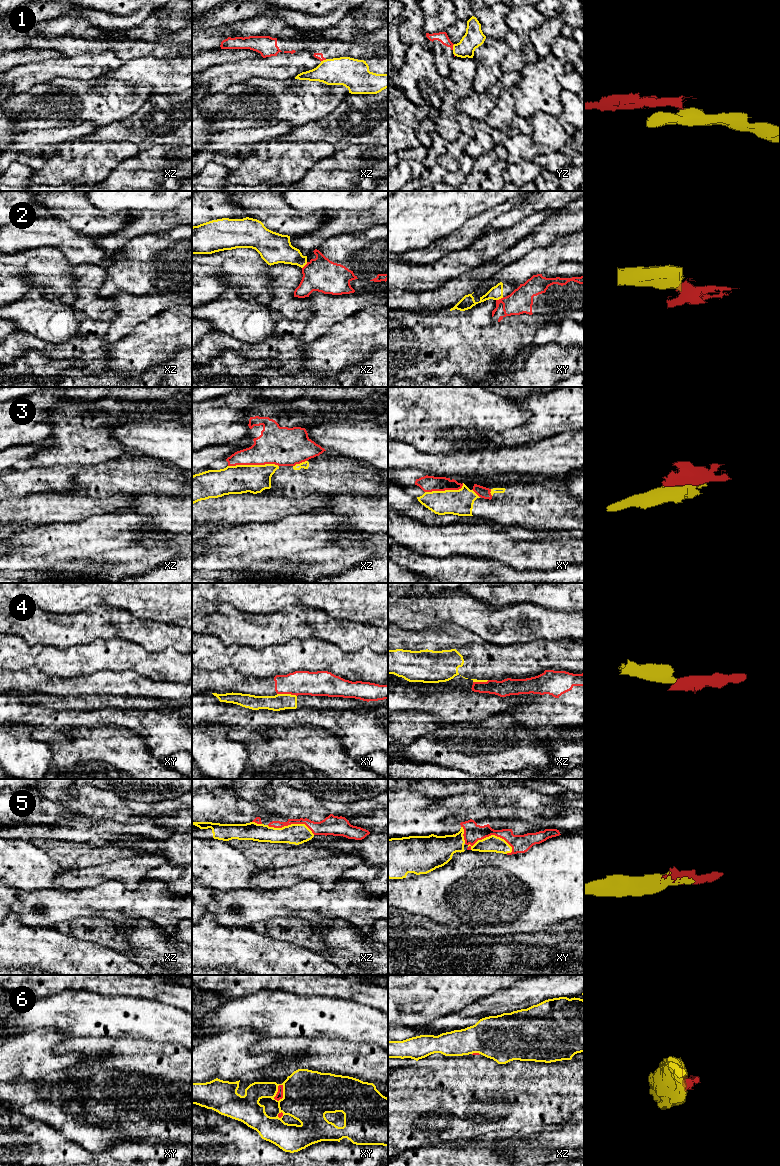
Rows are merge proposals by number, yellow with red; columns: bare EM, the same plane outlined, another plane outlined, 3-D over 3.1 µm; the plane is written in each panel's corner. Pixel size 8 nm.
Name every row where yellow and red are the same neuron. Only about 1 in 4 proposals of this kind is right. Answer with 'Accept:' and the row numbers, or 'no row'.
Accept: 5

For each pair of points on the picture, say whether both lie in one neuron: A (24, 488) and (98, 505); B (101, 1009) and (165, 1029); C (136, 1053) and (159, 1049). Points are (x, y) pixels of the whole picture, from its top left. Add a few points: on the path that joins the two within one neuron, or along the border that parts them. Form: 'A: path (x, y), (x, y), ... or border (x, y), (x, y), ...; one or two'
A: border (69, 492), (33, 493), (23, 497); two
B: path (117, 1017), (149, 1020); one
C: path (142, 1053), (153, 1053); one

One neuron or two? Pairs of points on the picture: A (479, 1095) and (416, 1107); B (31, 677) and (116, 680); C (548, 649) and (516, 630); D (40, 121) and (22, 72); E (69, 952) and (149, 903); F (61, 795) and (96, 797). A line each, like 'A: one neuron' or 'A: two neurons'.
A: one neuron
B: one neuron
C: two neurons
D: two neurons
E: two neurons
F: two neurons

